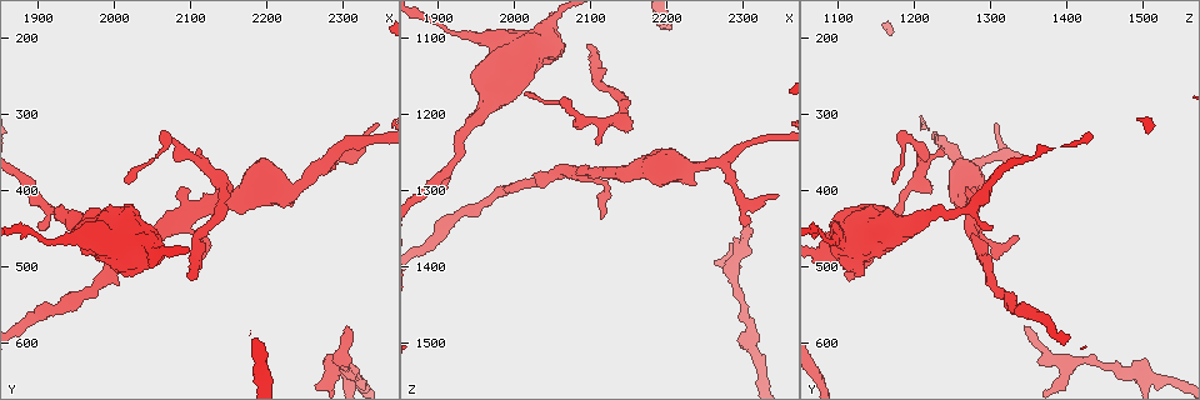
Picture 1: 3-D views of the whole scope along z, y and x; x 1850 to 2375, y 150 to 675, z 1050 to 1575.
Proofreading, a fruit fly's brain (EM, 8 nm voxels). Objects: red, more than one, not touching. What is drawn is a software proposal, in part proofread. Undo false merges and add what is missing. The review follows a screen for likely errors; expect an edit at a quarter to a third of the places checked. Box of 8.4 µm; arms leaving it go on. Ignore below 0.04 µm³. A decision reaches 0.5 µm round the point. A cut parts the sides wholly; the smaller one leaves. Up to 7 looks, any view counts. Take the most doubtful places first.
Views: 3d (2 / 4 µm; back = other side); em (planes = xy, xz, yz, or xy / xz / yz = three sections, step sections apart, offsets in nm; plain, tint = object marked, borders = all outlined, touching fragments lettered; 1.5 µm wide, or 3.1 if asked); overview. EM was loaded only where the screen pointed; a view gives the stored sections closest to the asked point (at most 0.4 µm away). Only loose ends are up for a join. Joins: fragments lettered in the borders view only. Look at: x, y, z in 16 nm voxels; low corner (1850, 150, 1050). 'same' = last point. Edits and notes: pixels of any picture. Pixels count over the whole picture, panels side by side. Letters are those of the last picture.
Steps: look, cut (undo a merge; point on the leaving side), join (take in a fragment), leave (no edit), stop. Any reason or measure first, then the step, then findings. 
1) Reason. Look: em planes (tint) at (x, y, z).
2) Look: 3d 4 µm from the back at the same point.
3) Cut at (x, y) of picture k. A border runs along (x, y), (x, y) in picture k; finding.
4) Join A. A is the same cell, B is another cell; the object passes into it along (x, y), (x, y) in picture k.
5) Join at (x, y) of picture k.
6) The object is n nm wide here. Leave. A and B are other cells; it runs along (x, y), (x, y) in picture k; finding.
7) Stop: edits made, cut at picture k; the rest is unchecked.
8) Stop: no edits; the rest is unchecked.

End of a long branch. Look: 3d 2 µm from the back at (2095, 510, 1110).

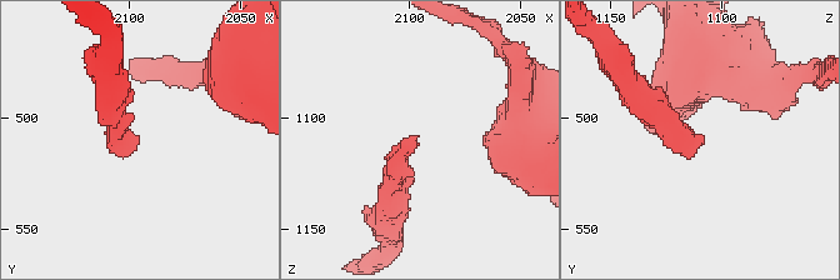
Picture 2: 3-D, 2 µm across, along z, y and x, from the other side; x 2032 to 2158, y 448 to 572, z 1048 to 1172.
Look: em planes (borders) at (2097, 509, 1108).

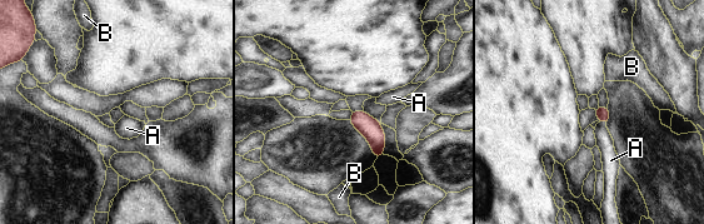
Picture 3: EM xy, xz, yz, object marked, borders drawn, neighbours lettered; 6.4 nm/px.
The longest contact is with A, 50 nm. Leave. A and B are other cells; a border runs along (599, 122), (605, 125) in picture 3; none of them fits.

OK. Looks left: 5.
Thin end. Look: em xy step 8 (tint) at (2015, 390, 1175).

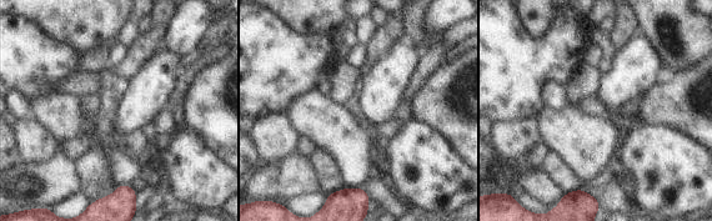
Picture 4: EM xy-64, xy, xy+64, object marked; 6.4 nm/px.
Another direction. Look: em planes (borders) at the same point.

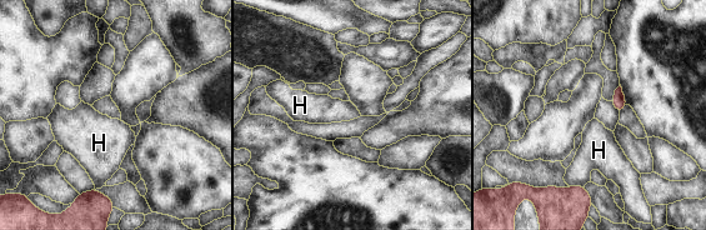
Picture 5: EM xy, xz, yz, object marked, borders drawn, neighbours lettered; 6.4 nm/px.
Leave. H is another cell; a border runs along (579, 185), (584, 186) in picture 5; no lettered fragment goes on from it.

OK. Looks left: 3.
Branch stops here. Look: 3d 2 µm at (1910, 450, 1300).

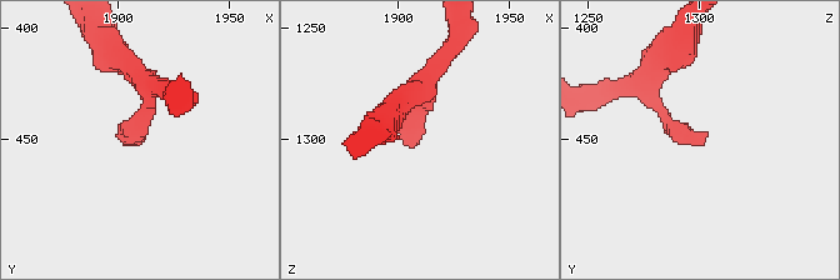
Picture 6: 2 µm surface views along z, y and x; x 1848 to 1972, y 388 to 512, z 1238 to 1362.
Look: em planes (tint) at (1908, 449, 1304).

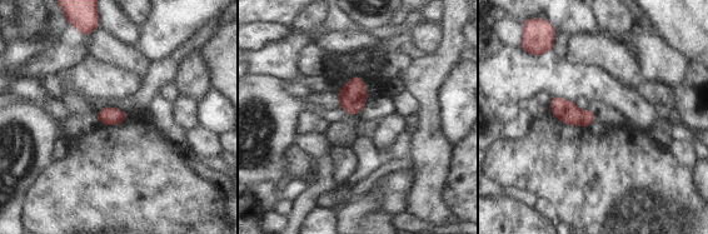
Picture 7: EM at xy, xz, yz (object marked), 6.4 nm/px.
See the neighbours. Look: em planes (borders) at the same point.

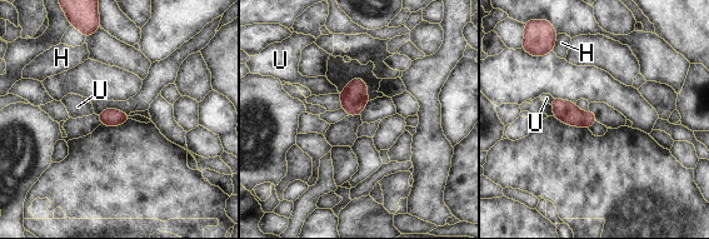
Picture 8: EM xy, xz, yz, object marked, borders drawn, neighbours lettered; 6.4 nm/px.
Leave. H and U are other cells; a border runs along (553, 98), (550, 104) in picture 8; none of them fits.

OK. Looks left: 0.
Stop: no edits; the rest is unchecked.

